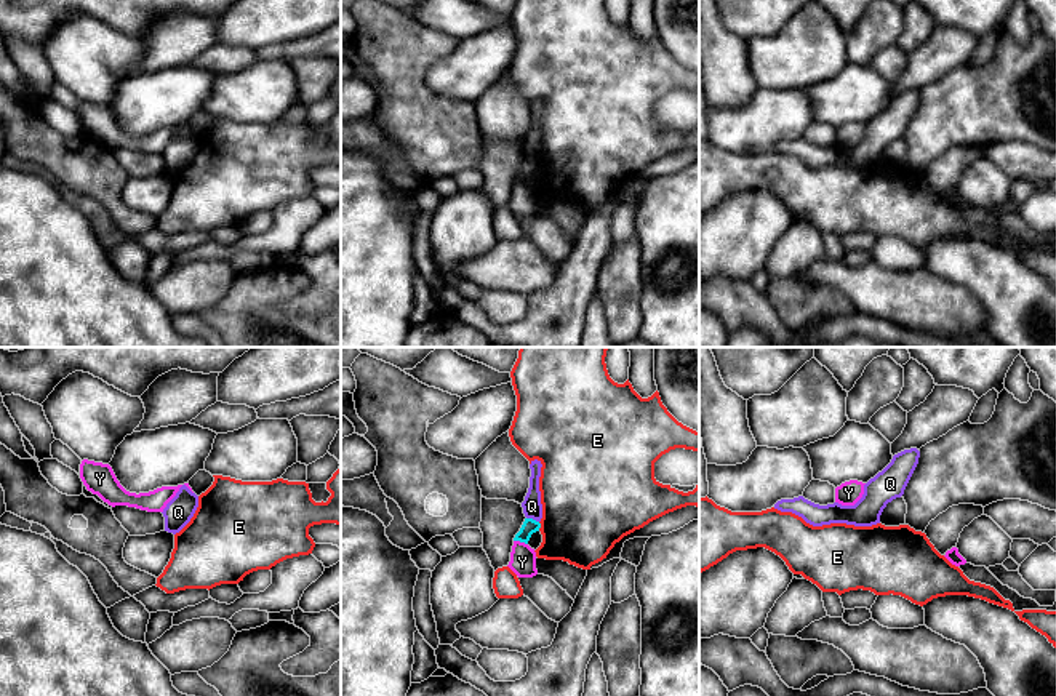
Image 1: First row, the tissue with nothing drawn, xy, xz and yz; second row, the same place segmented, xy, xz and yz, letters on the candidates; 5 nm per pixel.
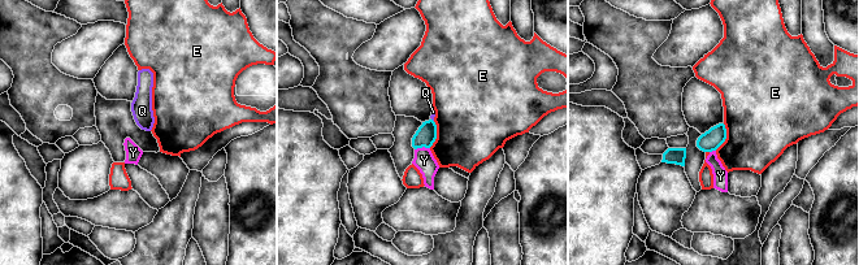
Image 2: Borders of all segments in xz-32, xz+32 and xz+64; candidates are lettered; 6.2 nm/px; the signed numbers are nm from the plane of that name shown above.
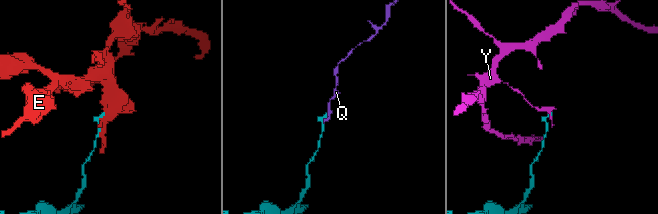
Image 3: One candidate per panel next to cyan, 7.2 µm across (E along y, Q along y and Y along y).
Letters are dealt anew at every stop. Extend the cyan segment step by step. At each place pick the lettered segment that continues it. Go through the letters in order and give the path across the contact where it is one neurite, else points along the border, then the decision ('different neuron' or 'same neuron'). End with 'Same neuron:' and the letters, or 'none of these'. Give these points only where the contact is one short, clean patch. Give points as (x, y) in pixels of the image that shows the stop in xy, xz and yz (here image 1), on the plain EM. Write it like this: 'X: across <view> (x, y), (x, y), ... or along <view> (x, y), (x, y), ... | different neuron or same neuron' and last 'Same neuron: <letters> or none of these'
E: different neuron
Q: along xz (527, 159), (538, 164) | different neuron
Y: along xz (514, 181), (527, 186) | different neuron
Same neuron: none of these

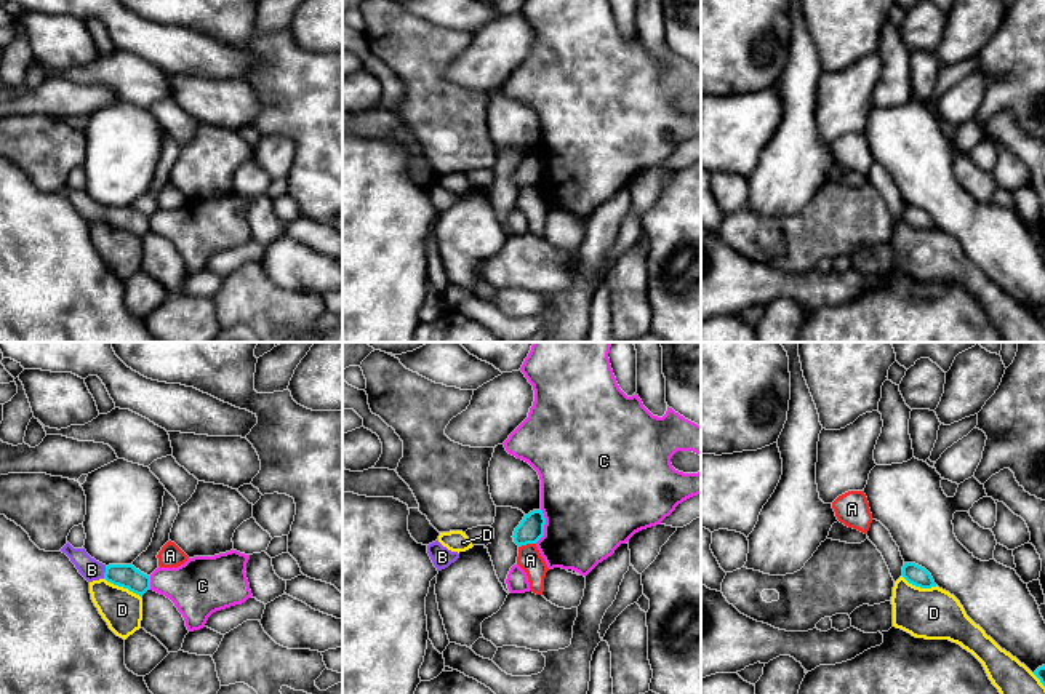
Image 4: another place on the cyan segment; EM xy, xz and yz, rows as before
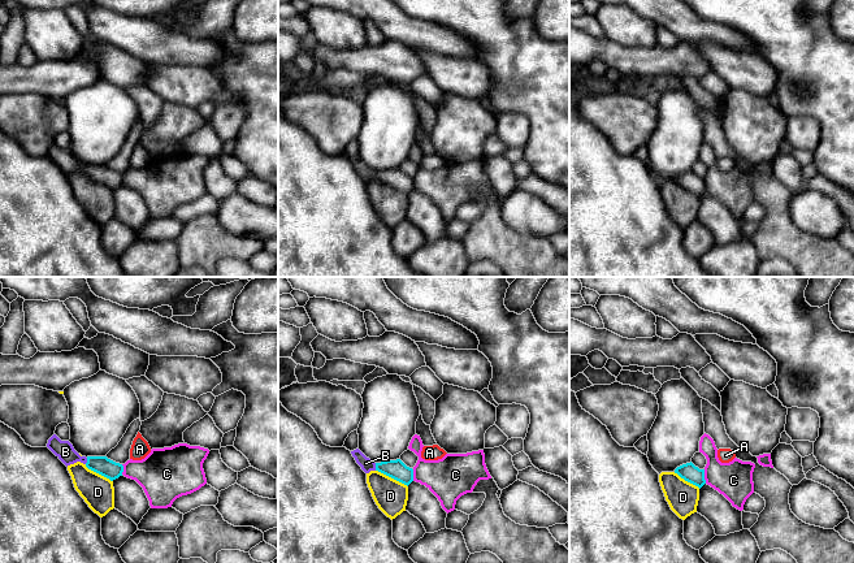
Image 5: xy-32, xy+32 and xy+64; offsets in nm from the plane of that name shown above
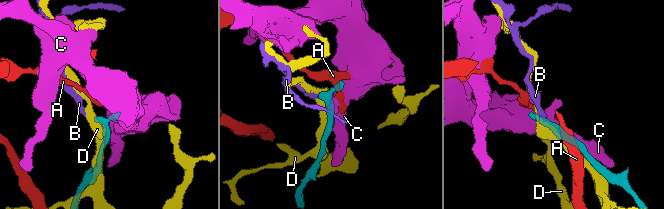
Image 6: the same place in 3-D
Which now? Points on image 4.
A: along xz (535, 184), (519, 189) | different neuron
B: across xy (127, 218), (104, 215), (92, 211) | same neuron
C: different neuron
D: different neuron
Same neuron: B

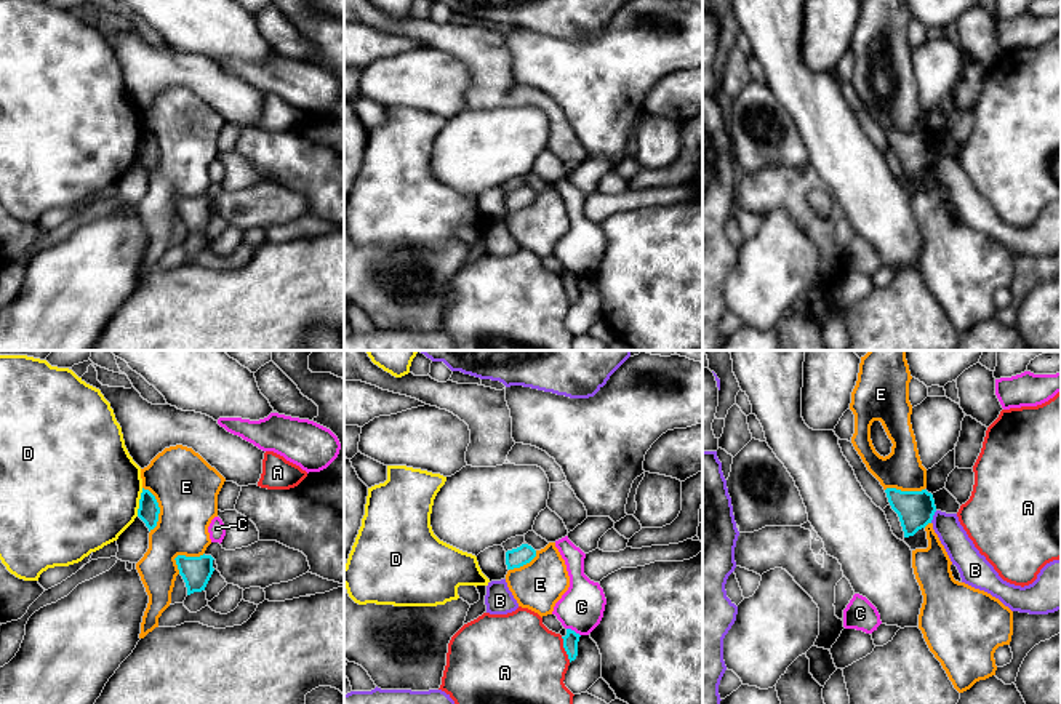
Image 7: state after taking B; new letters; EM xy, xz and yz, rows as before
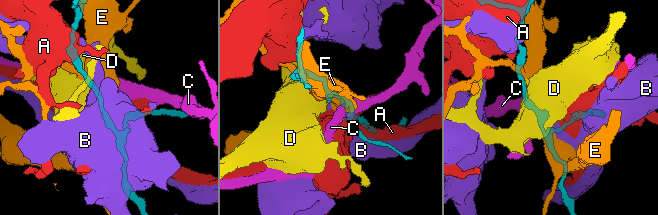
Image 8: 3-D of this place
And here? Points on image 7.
A: different neuron
B: different neuron
C: along xz (567, 269), (580, 277) | different neuron
D: different neuron
E: different neuron
Same neuron: none of these

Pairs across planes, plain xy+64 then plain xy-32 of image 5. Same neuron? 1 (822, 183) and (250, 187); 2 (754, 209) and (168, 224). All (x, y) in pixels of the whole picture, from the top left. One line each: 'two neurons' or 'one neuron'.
1: one neuron
2: two neurons

